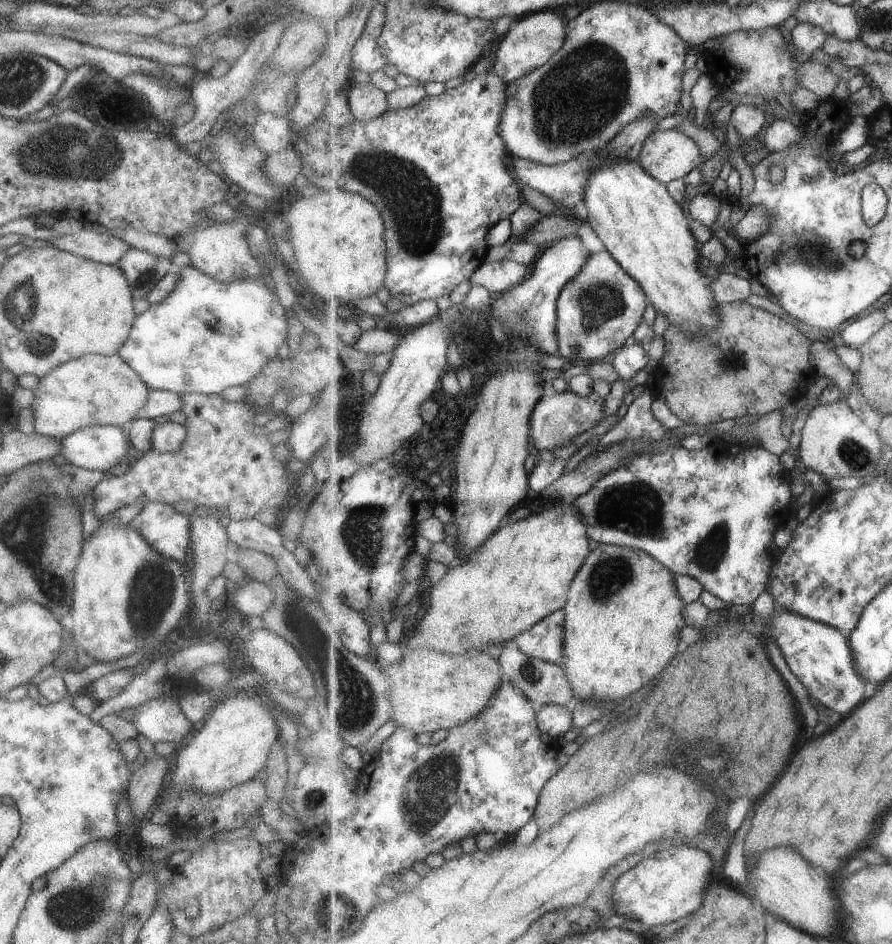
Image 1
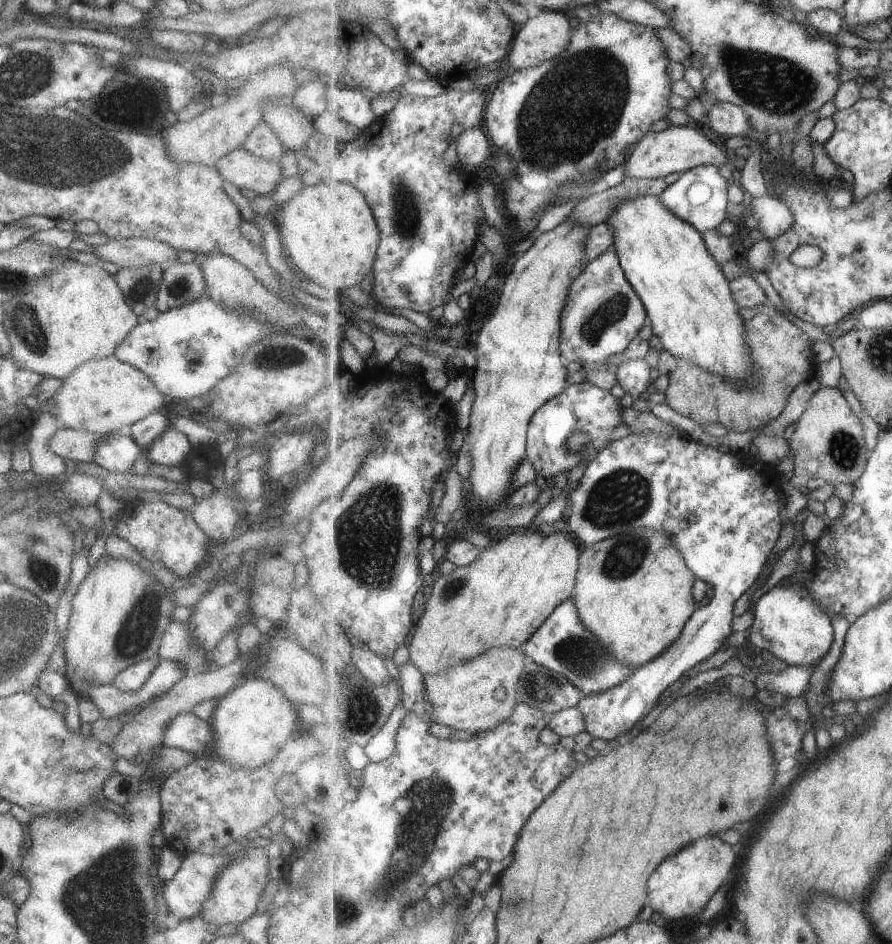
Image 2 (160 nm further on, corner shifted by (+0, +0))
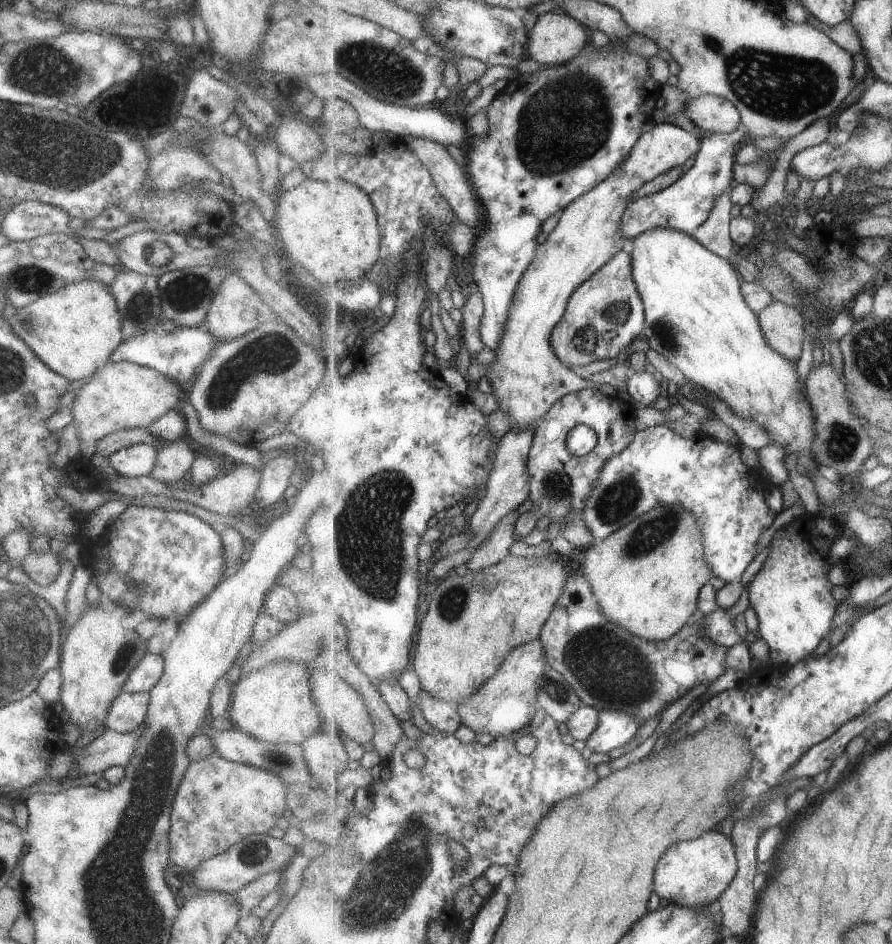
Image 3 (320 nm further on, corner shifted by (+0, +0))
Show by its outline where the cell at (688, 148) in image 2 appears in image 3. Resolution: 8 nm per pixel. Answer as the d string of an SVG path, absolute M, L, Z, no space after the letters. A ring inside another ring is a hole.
M659 123L654 125L652 129L647 132L644 132L640 136L640 140L636 142L636 145L632 148L631 154L625 158L625 160L616 168L615 172L611 174L611 176L607 177L603 182L600 182L592 191L588 193L582 194L579 198L576 198L575 201L572 202L571 205L567 205L560 214L560 218L558 220L557 226L549 233L546 241L541 244L537 256L533 259L533 262L529 265L529 268L524 272L522 279L520 280L520 284L518 285L518 289L514 294L514 298L512 299L512 305L509 313L509 320L506 326L506 333L503 335L500 347L498 348L496 353L496 361L488 364L490 366L490 370L488 371L487 378L491 379L493 384L493 392L491 395L495 396L497 402L499 403L499 409L502 409L509 416L509 422L511 422L511 428L516 426L527 426L532 425L535 421L539 421L542 416L545 416L551 410L551 407L559 402L561 398L565 395L576 393L582 391L586 388L595 388L591 379L581 378L581 376L577 376L575 372L571 372L567 365L556 355L554 348L552 347L552 332L553 329L556 328L557 325L560 324L561 319L564 317L565 311L568 309L569 299L572 297L572 294L576 292L577 288L581 286L585 281L588 281L598 270L601 270L603 266L605 266L618 252L621 252L623 249L630 246L630 240L624 235L622 231L622 220L626 215L627 209L629 205L636 199L636 192L639 192L645 184L651 182L654 178L657 178L660 174L671 170L672 168L683 166L691 156L695 156L700 152L700 148L702 145L702 140L699 140L693 132L687 132L687 130L683 130L679 126L676 126L673 123Z

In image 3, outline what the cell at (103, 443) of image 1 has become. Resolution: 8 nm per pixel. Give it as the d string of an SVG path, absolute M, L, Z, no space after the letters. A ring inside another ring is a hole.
M133 443L115 451L107 458L117 475L140 477L149 474L154 465L157 448L147 443Z

